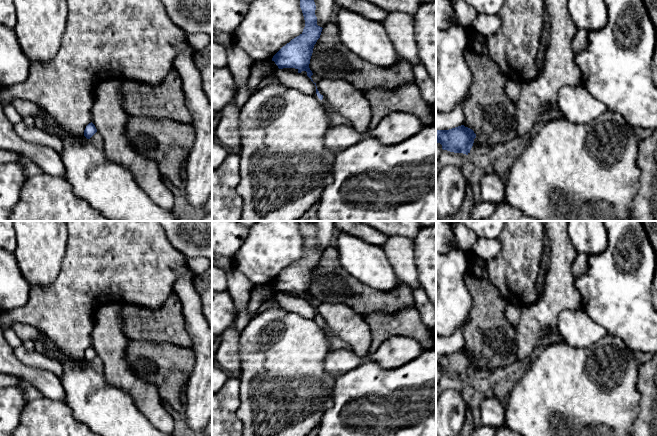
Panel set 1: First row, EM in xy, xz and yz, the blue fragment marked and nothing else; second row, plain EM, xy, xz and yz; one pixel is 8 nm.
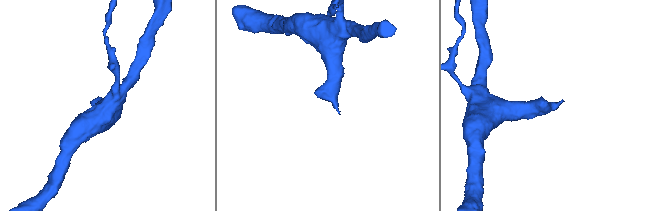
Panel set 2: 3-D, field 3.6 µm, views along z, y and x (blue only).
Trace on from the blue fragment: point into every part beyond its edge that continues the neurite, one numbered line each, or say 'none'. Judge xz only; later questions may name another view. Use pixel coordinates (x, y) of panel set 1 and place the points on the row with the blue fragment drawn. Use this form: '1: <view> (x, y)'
1: xz (324, 102)

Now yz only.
none

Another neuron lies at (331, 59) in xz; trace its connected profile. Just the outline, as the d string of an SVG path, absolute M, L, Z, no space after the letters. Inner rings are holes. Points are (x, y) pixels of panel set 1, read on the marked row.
M336 22L326 24L313 48L309 68L320 79L342 79L360 91L373 89L394 90L402 85L414 82L413 65L401 60L391 67L379 67L349 50L341 41Z

